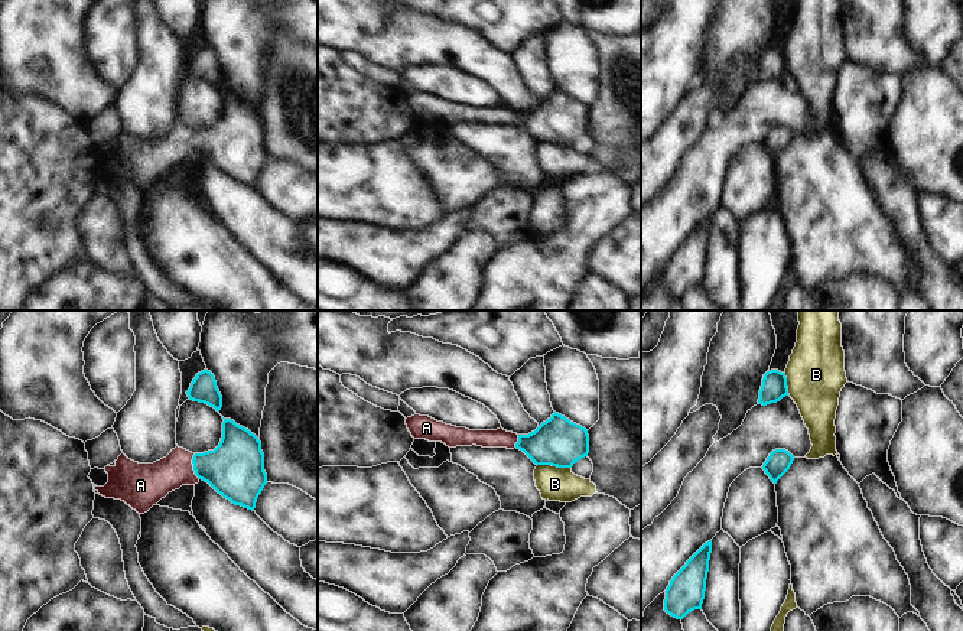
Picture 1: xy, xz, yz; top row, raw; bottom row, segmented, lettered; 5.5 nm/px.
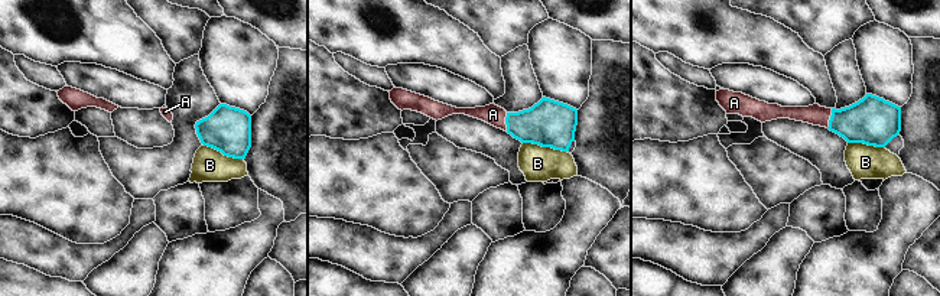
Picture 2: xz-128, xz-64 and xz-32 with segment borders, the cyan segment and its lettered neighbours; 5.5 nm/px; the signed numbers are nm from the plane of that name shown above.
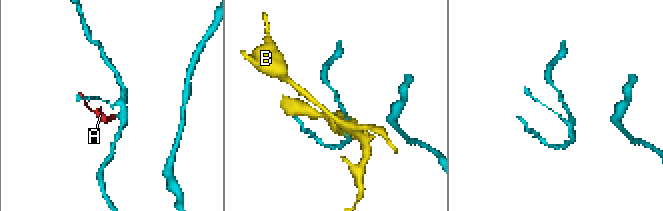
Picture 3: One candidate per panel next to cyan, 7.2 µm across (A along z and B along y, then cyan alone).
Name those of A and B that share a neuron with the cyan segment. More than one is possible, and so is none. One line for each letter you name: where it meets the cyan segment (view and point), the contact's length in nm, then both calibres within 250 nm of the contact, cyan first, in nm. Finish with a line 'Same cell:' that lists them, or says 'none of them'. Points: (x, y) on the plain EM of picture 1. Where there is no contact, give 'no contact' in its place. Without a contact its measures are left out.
A: meets cyan in xy at (194, 143); contact 150 nm long; 320 nm thick on the cyan side, 200 nm on the other
Same cell: A

